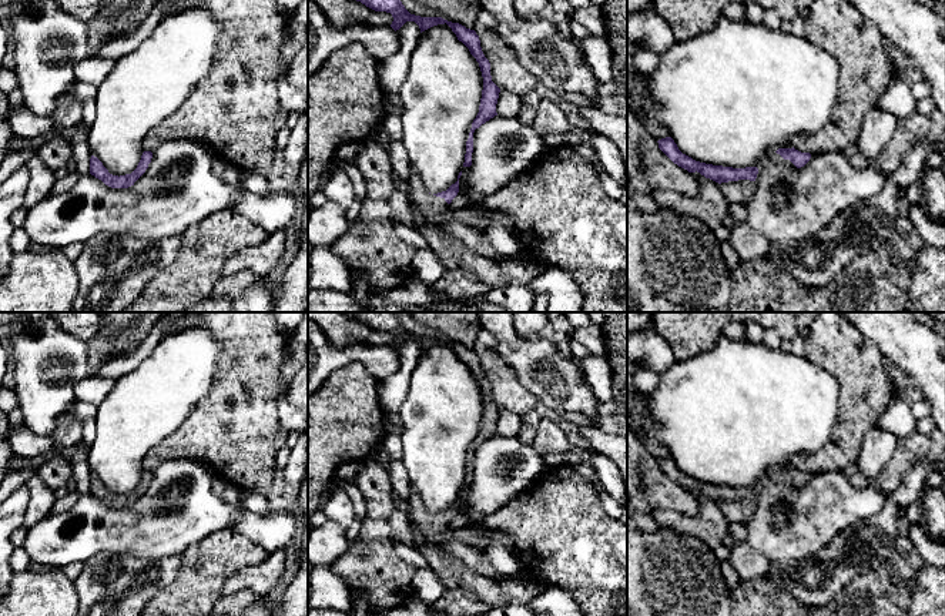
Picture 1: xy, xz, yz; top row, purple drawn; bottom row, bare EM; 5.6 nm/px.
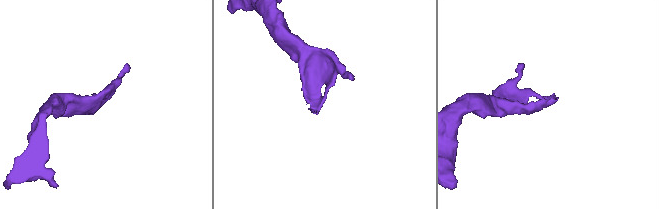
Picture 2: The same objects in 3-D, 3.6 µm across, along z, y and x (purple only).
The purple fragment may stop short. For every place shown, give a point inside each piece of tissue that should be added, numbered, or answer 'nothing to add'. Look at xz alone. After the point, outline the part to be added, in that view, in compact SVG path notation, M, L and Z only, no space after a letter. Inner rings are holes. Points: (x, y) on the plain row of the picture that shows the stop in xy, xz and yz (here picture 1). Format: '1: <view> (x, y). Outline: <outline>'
1: xz (429, 525). Outline: M416 491L409 492L408 508L413 532L432 540L439 540L449 530L449 523L445 518L429 513Z

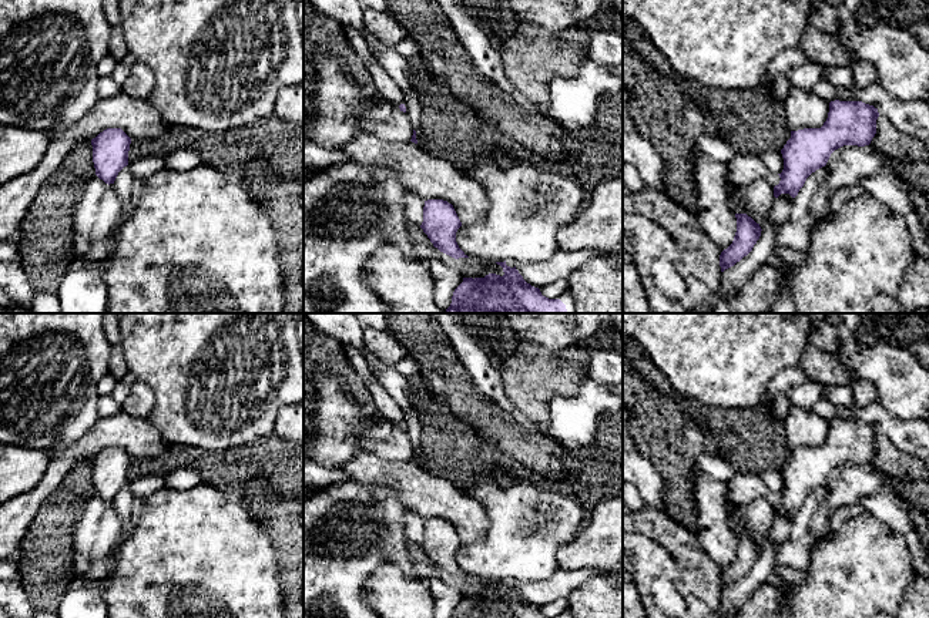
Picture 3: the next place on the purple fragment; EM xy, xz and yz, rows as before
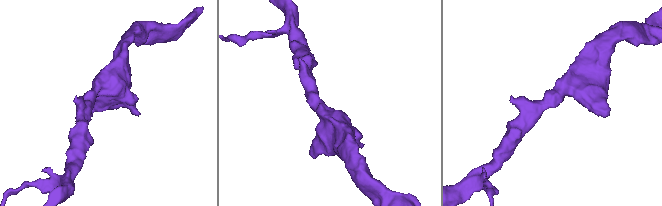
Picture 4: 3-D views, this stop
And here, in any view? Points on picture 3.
1: xz (385, 405). Outline: M343 345L343 350L352 369L365 380L365 386L370 393L376 412L396 424L405 423L405 413L400 406L370 373L363 347Z

